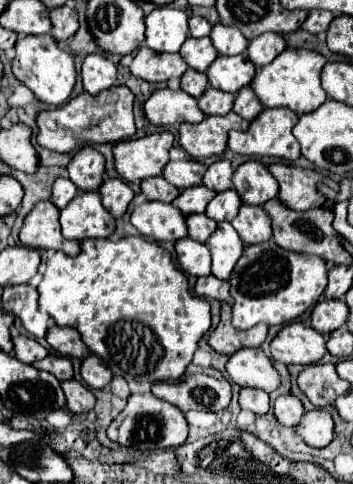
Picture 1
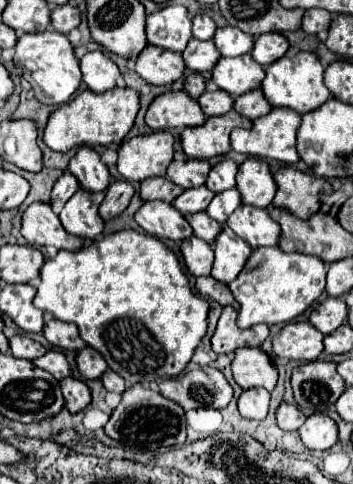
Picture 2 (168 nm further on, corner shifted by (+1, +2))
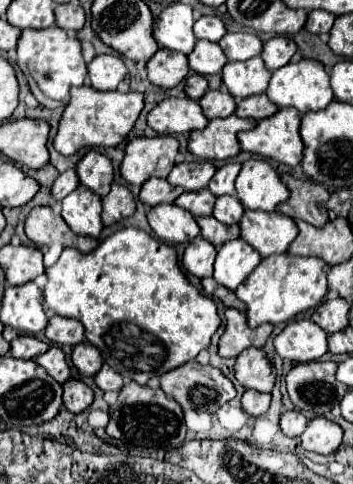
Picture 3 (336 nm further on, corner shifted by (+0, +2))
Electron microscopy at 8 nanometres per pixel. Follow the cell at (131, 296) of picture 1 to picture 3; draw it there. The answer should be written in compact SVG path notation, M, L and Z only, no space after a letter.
M125 227L109 235L91 253L65 249L57 263L45 273L49 277L49 283L43 289L45 303L57 315L79 319L85 327L85 339L93 343L101 351L105 363L109 363L121 375L135 371L163 375L195 359L201 349L209 347L213 333L221 325L213 299L201 295L179 269L175 249L137 227Z

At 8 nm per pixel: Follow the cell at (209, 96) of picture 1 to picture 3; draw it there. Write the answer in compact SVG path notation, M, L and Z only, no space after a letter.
M207 91L199 101L207 119L229 117L235 113L235 99L227 91Z

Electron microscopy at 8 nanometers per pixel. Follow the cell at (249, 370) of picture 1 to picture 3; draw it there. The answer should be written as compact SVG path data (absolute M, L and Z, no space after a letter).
M245 349L235 361L235 379L245 389L269 393L275 385L275 371L261 349Z

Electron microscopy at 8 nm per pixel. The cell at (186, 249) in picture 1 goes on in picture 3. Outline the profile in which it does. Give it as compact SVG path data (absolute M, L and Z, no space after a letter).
M203 237L193 239L183 253L183 267L185 271L189 271L191 275L203 279L203 277L211 277L213 275L213 261L215 261L217 249L205 241Z

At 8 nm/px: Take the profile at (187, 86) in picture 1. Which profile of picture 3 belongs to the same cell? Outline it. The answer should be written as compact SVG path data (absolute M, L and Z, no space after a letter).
M191 73L187 77L187 83L185 83L185 93L187 97L199 101L207 91L207 79L203 75L197 75L197 73Z

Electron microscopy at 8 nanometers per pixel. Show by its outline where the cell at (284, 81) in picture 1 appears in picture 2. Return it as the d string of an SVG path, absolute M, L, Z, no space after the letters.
M298 51L294 55L284 55L282 59L268 65L262 91L268 103L272 103L274 107L290 107L302 115L302 113L318 109L322 103L328 101L330 91L326 89L322 75L324 75L324 67L318 55L312 51Z

